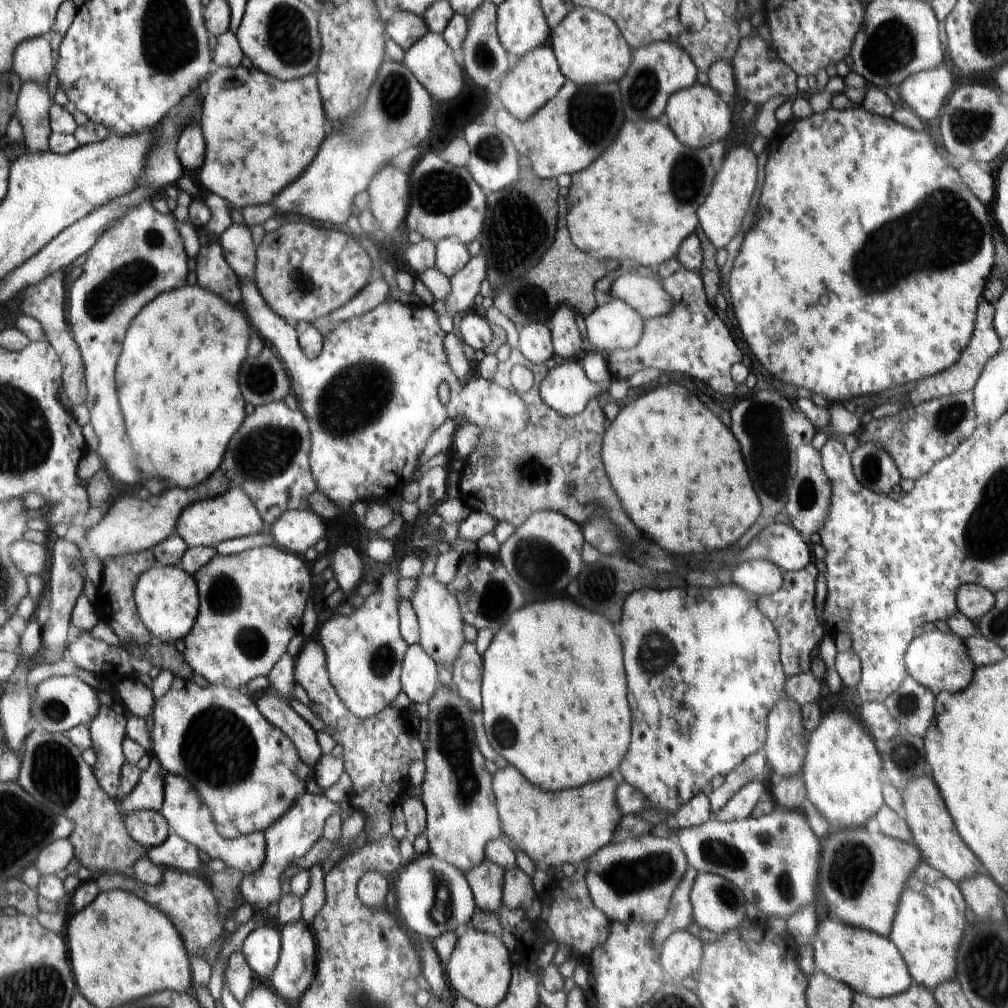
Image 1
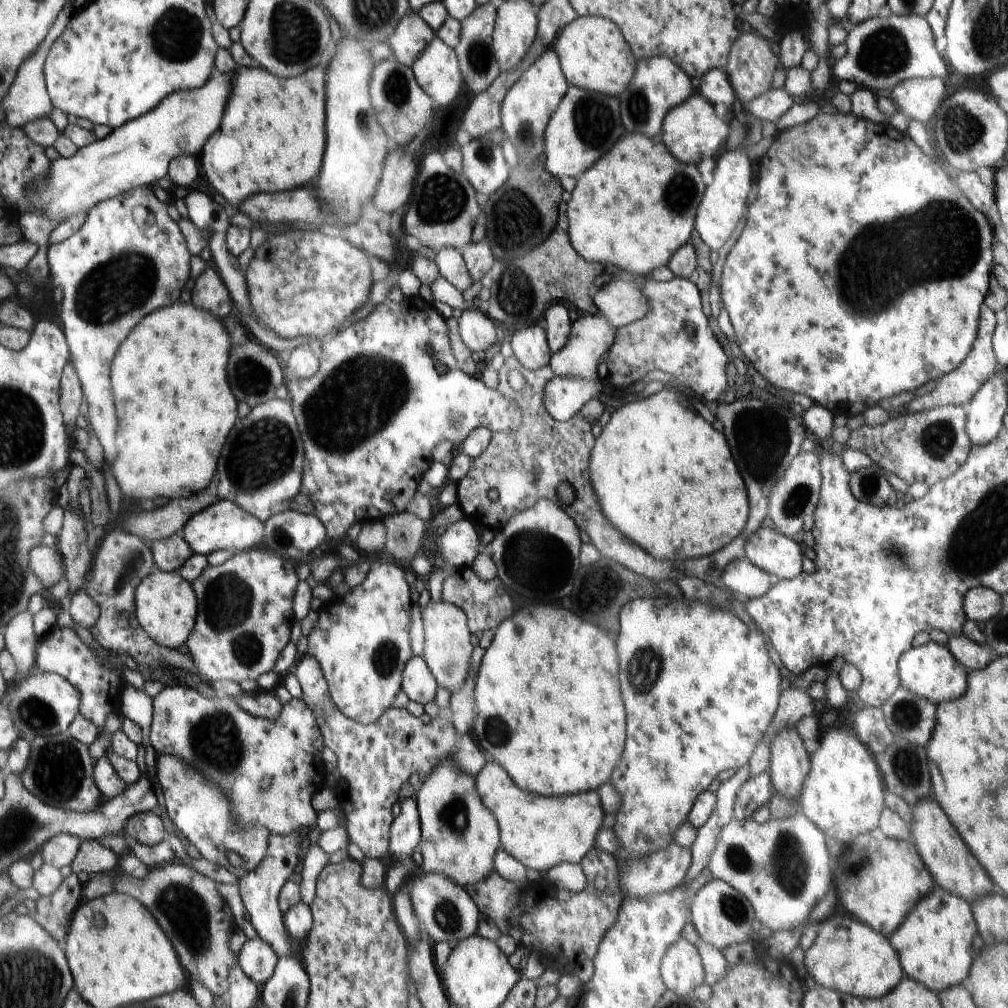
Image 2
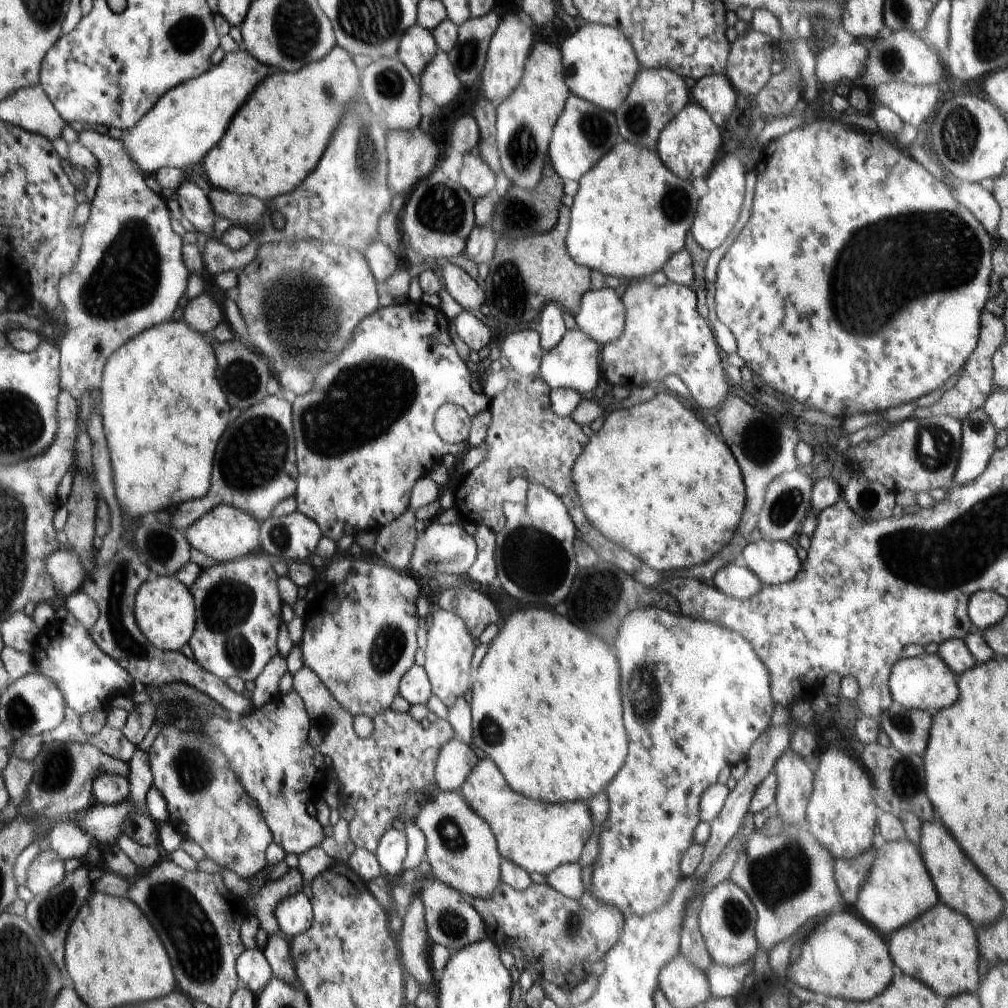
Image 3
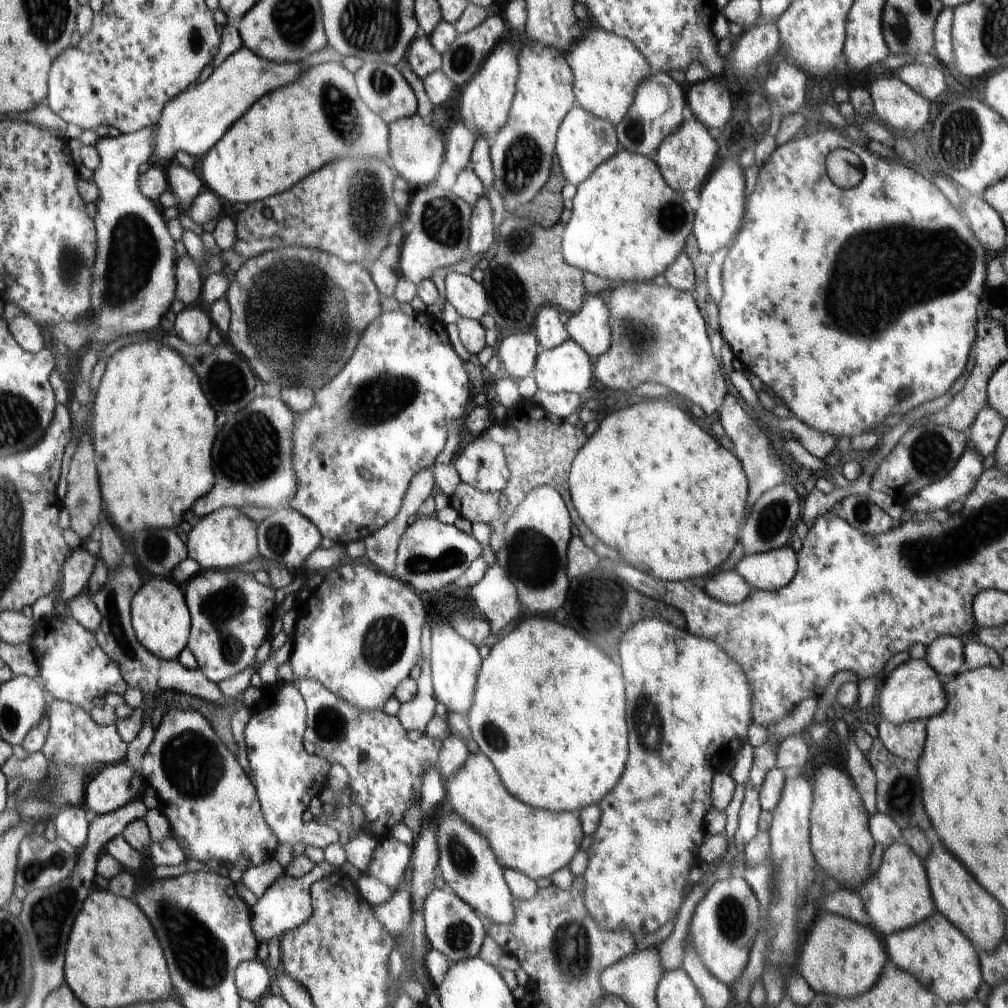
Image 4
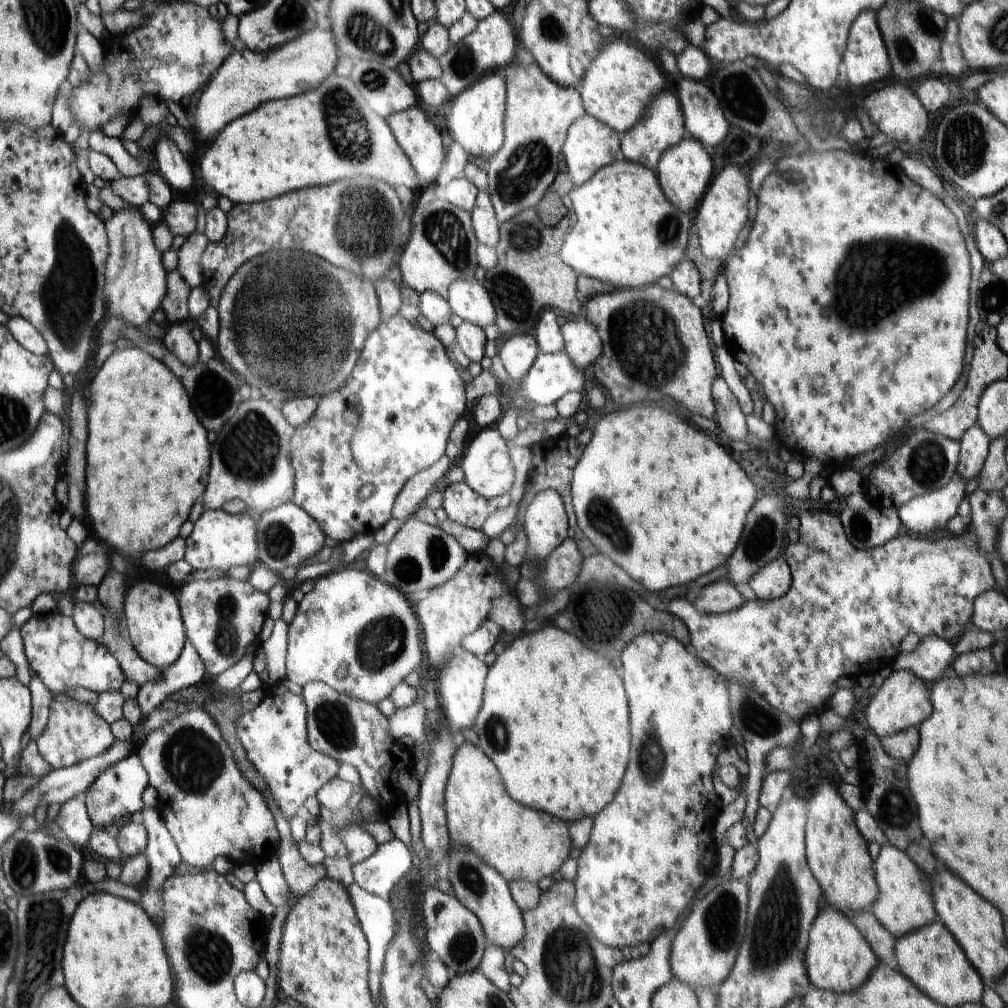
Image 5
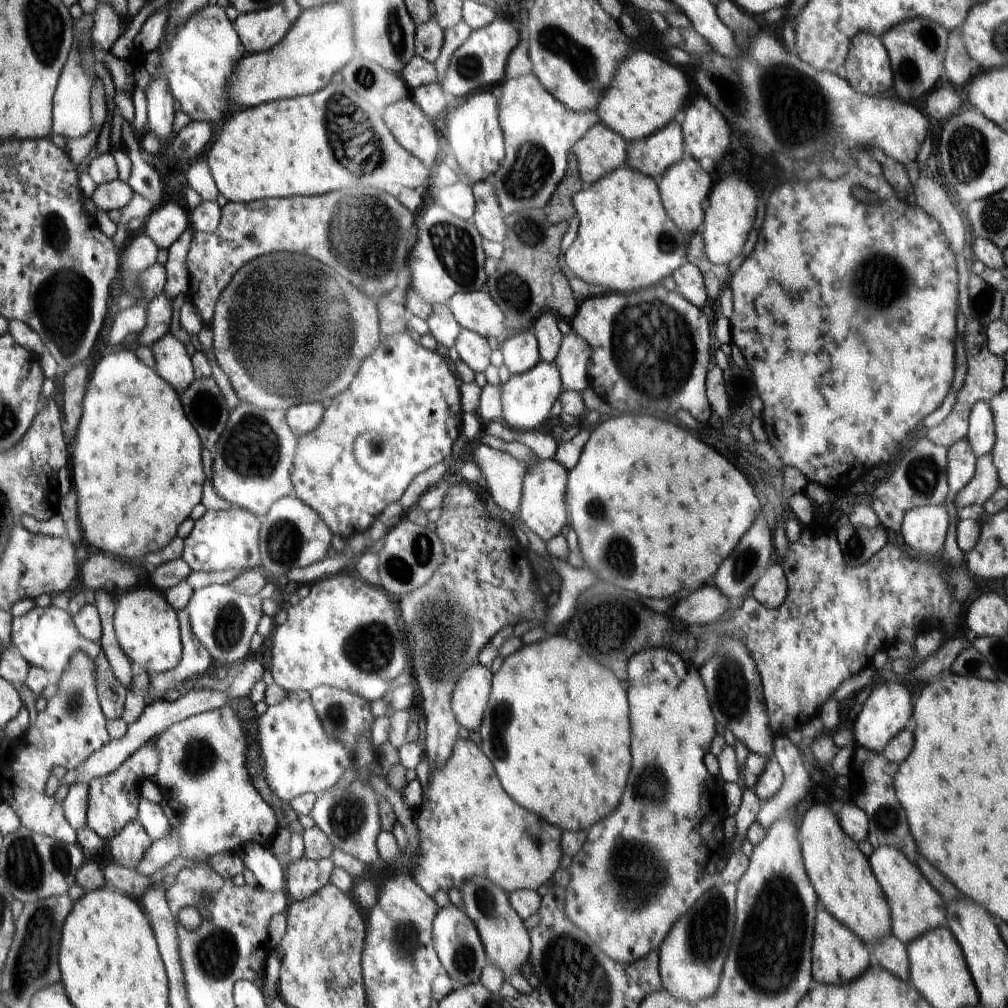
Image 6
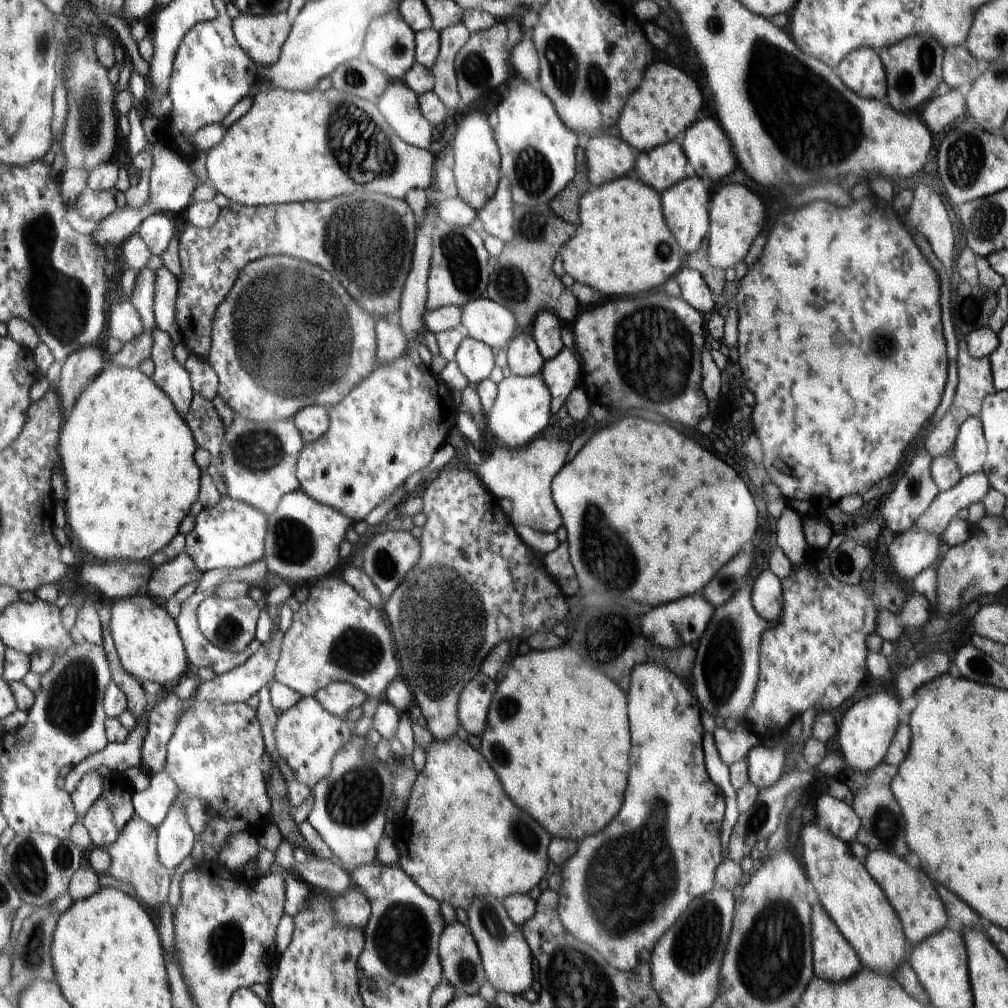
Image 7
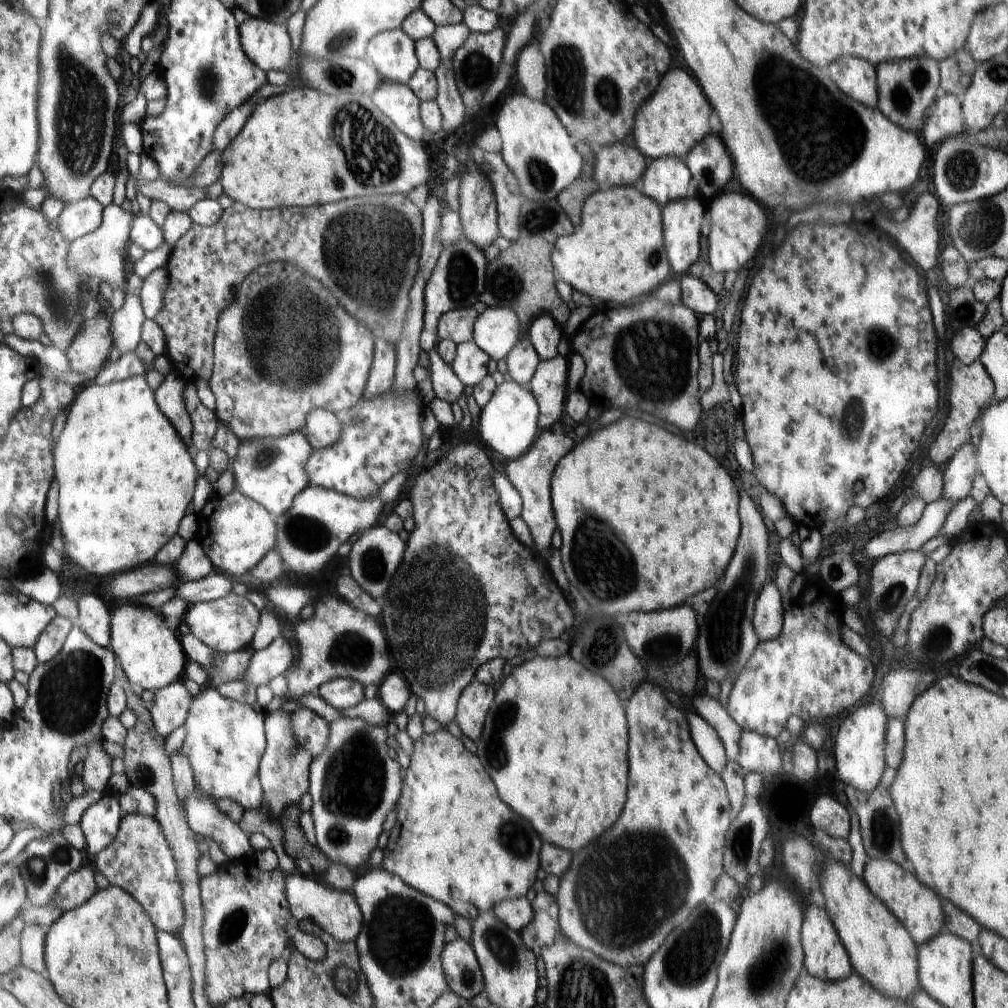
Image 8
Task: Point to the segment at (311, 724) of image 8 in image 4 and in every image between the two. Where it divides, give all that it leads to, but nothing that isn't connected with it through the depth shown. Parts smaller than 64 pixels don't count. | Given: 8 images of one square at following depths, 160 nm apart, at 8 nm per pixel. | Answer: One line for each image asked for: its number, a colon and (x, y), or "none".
4: (286, 777)
5: (274, 735)
6: (299, 757)
7: (308, 736)

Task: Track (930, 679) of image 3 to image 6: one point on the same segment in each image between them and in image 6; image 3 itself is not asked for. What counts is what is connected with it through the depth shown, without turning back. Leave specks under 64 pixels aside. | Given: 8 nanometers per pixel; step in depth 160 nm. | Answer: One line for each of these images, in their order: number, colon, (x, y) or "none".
4: (912, 692)
5: (902, 701)
6: (888, 709)

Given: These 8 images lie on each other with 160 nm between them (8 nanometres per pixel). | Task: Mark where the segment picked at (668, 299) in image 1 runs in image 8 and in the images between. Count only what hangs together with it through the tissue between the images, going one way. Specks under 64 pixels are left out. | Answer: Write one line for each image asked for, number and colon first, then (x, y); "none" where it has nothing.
2: (621, 303)
3: (602, 314)
4: (589, 327)
5: (583, 343)
6: (573, 361)
7: (559, 373)
8: (548, 385)

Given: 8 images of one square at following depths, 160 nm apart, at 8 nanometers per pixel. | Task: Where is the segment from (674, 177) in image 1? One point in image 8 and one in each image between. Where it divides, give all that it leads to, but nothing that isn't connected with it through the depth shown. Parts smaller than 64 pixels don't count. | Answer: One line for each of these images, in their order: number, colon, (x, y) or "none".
2: (634, 209)
3: (631, 215)
4: (626, 223)
5: (627, 233)
6: (626, 240)
7: (623, 246)
8: (618, 255)

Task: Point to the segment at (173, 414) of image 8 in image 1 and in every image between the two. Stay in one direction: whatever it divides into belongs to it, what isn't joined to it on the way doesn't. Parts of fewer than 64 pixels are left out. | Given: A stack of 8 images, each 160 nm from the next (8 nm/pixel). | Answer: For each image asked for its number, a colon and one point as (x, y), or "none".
1: (213, 272)
2: (208, 292)
3: (203, 313)
4: (192, 325)
5: (178, 340)
6: (172, 363)
7: (172, 378)

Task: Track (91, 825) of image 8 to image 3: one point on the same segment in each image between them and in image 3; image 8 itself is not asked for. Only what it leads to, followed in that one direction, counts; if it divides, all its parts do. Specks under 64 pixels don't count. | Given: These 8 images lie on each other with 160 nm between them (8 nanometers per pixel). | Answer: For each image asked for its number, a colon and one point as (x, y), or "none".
3: (109, 789)
4: (115, 786)
5: (115, 796)
6: (114, 799)
7: (109, 815)

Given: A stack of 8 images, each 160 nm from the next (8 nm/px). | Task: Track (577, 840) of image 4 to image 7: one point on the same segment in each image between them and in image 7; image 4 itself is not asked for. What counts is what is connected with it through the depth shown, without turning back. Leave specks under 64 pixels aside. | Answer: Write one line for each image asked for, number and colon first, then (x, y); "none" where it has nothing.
5: (522, 843)
6: (469, 827)
7: (460, 838)

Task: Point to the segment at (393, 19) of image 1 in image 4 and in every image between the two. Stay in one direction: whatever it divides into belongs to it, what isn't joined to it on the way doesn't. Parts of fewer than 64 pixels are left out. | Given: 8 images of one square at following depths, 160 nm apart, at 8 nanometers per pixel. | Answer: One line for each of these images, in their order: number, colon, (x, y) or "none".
2: (412, 36)
3: (418, 47)
4: (424, 59)

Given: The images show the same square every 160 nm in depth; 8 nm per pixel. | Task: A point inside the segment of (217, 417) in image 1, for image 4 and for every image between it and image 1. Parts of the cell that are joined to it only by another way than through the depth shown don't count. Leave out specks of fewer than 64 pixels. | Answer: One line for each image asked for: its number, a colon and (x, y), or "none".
2: (174, 361)
3: (163, 410)
4: (153, 429)

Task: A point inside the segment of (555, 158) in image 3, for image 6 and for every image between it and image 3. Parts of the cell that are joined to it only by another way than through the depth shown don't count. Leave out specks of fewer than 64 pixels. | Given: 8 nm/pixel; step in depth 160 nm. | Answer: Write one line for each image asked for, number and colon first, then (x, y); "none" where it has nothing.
4: (586, 141)
5: (593, 145)
6: (601, 151)

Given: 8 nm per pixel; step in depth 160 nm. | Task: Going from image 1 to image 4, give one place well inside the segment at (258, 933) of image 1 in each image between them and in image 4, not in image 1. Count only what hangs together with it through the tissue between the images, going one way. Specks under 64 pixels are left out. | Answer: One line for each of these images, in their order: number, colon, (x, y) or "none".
2: (257, 960)
3: (254, 971)
4: (252, 979)

